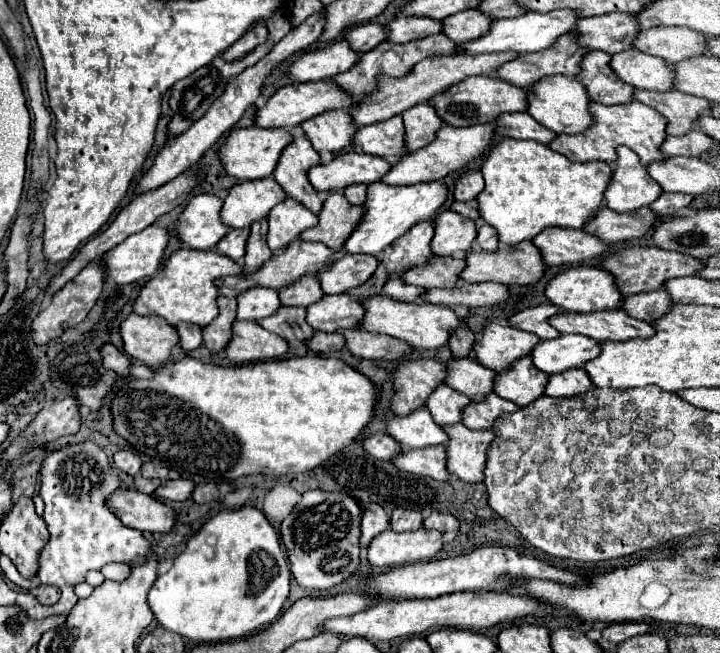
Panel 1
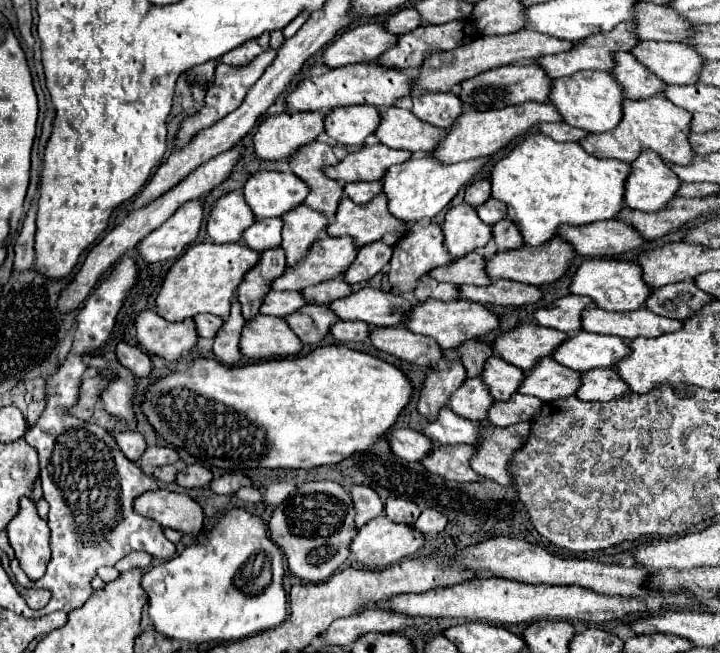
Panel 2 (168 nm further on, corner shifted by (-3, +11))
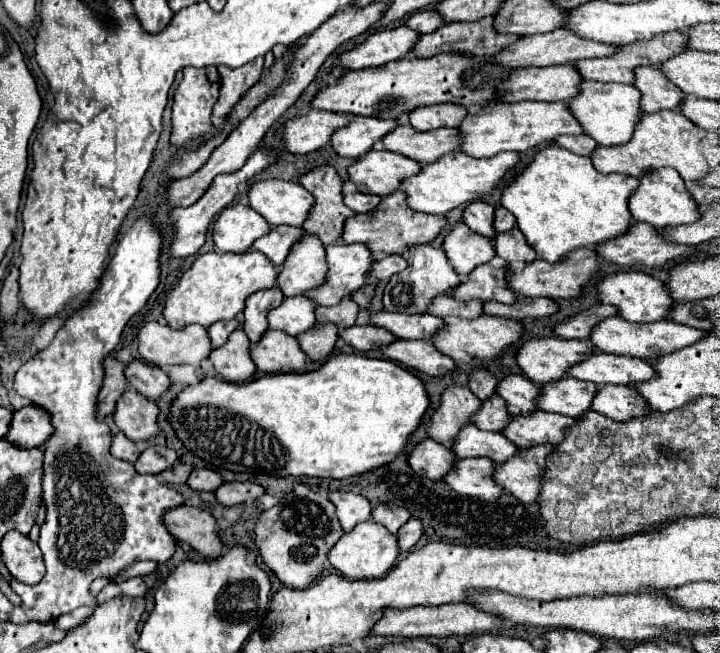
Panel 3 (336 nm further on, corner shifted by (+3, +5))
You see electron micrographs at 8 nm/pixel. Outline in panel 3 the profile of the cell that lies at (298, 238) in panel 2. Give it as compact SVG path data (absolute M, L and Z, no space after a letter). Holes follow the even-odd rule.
M306 232L306 238L294 246L278 276L278 288L284 296L306 294L326 282L328 264L324 244Z

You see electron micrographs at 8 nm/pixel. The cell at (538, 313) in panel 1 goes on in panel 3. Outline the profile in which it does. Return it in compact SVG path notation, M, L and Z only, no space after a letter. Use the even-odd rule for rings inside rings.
M600 304L600 306L594 306L590 310L584 310L580 314L576 314L568 322L558 324L554 328L554 332L556 332L556 336L566 338L566 340L572 340L572 338L590 338L592 330L602 320L606 320L610 316L616 316L616 314L618 314L618 308L614 308L610 304Z

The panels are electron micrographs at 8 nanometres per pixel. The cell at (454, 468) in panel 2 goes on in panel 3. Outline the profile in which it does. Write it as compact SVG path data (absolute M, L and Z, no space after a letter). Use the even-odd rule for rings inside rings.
M464 458L456 462L444 482L462 496L494 502L504 494L502 486L498 486L492 478L494 470L496 464L490 458Z

